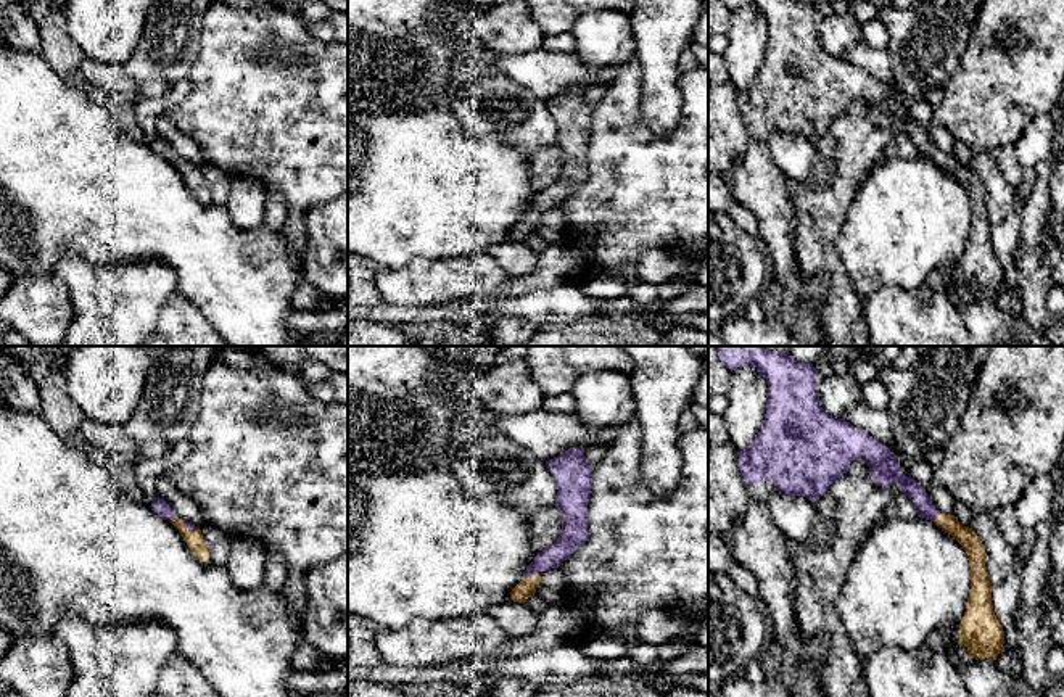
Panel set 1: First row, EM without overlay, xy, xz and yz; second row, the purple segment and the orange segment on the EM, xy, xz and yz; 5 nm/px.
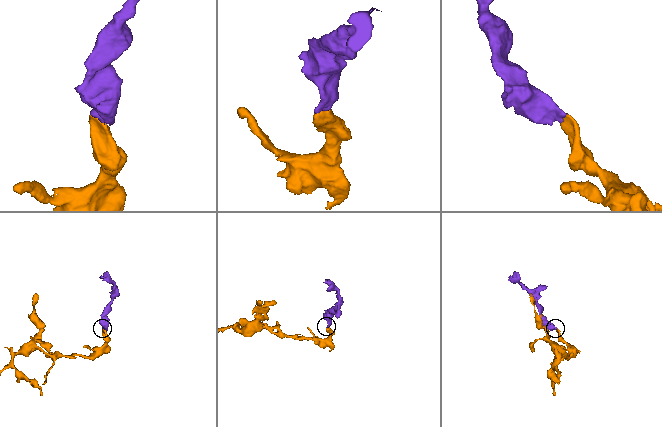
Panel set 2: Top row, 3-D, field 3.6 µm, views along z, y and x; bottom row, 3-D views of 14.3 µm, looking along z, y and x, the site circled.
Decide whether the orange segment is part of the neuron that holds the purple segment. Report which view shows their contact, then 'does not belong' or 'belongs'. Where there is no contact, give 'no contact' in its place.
xz | belongs

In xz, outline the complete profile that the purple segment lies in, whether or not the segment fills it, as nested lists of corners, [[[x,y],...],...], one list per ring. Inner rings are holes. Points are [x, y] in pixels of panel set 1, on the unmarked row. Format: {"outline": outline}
{"outline": [[[568,89],[546,100],[546,105],[557,126],[554,145],[562,151],[563,164],[559,179],[536,193],[522,221],[512,229],[510,238],[518,243],[525,243],[536,232],[542,211],[560,206],[589,177],[588,143],[594,106],[584,100],[584,89]]]}

